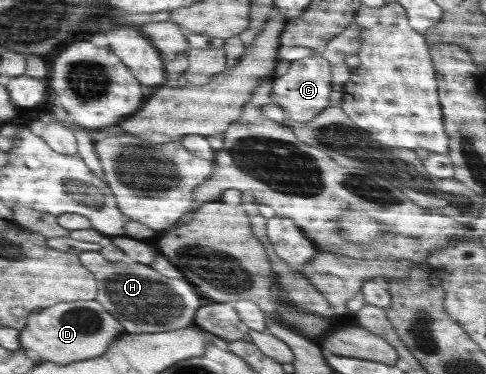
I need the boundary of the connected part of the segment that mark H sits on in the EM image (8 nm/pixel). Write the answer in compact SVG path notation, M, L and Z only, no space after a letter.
M100 251L81 252L79 260L95 276L105 280L105 290L97 290L94 298L131 334L155 334L182 329L194 324L197 309L205 302L185 280L173 280L155 272L145 264L111 264Z

